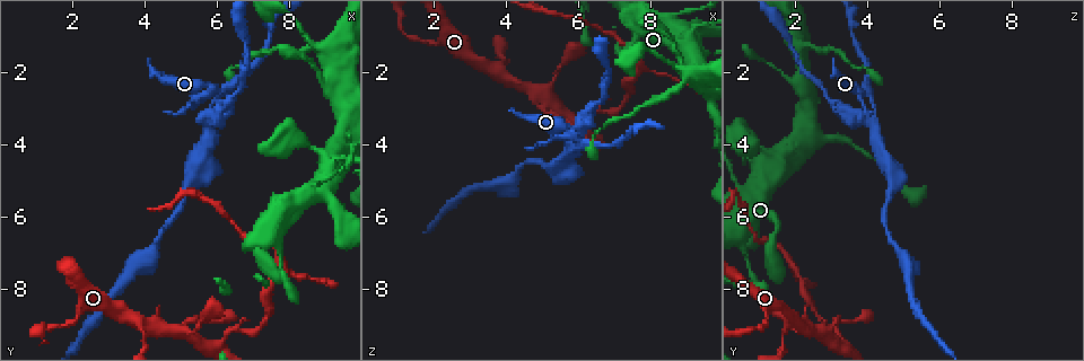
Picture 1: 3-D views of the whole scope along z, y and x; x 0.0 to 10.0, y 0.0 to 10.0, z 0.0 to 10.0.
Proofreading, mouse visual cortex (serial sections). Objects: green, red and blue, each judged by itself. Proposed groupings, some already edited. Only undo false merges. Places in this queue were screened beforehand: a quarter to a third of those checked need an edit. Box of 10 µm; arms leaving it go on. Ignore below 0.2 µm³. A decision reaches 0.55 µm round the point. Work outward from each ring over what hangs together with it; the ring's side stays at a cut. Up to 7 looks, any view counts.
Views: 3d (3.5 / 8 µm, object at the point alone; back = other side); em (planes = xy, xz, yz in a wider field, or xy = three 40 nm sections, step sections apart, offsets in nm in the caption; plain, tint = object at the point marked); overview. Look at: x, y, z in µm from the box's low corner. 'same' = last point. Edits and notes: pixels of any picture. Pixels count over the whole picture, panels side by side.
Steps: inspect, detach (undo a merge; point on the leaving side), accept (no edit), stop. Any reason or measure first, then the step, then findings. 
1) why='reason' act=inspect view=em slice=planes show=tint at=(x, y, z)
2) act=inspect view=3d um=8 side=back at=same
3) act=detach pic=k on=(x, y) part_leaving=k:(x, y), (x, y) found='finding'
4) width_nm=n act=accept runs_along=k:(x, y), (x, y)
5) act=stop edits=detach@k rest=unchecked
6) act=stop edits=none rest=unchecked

why='a narrow waist' act=inspect view=3d um=3.5 at=(5.90, 3.25, 4.20)

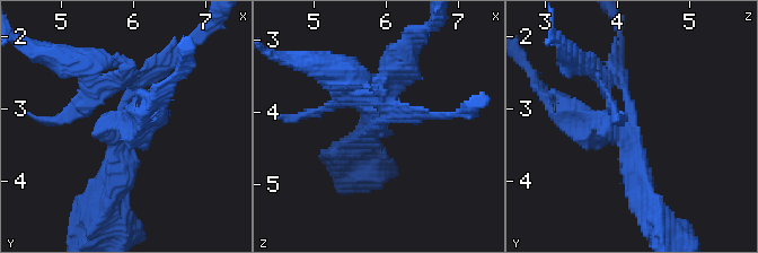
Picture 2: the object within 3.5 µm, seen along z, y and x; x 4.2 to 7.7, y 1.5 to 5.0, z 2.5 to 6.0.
act=inspect view=em slice=planes show=tint at=(5.90, 3.30, 4.10)

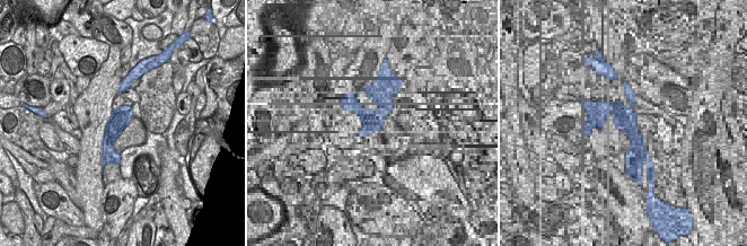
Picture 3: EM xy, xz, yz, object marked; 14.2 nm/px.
width_nm=280 act=accept runs_along=2:(601, 77), (627, 94), (644, 198) found='one cell here'

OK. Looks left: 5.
why='three-way junction' act=inspect view=3d um=3.5 at=(3.80, 8.85, 1.95)

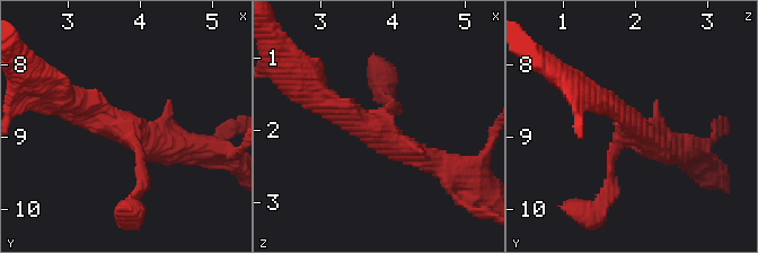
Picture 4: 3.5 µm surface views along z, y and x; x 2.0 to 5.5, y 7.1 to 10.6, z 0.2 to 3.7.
why='shape alone is not enough' act=inspect view=em slice=xy step=1 show=tint at=(3.80, 8.85, 2.00)

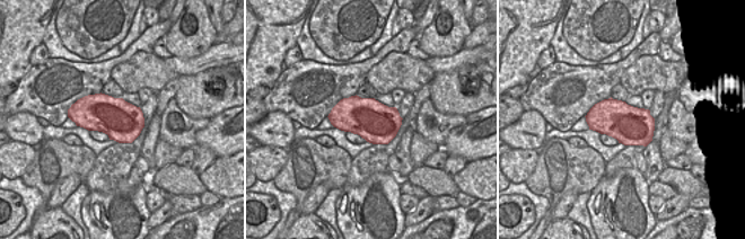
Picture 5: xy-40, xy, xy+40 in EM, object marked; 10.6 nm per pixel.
width_nm=440 act=accept runs_along=4:(317, 94), (400, 148), (439, 163) found='continuous, no second cell'

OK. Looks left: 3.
why='a narrow waist' act=inspect view=3d um=8 at=(6.70, 9.20, 3.10)

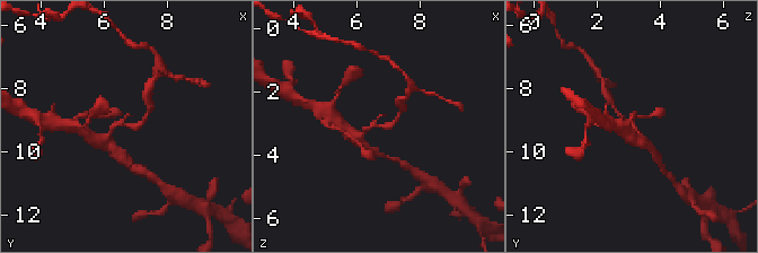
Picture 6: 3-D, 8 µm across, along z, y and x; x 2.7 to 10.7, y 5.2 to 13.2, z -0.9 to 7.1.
act=inspect view=3d um=3.5 at=same

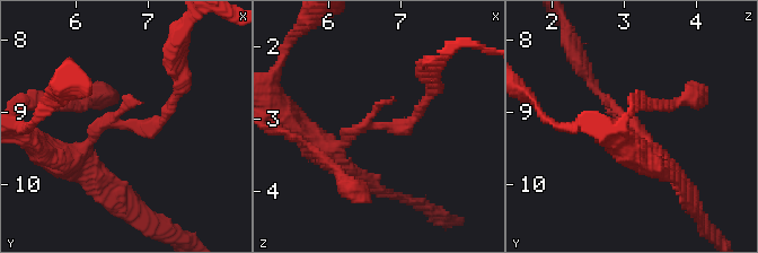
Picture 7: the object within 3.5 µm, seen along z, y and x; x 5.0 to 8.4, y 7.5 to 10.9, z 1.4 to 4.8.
why='need the tissue' act=inspect view=em slice=xy step=5 show=tint at=(6.70, 9.20, 3.10)

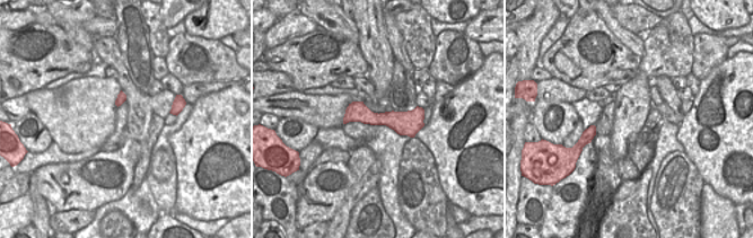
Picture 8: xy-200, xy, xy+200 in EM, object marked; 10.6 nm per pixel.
act=detach pic=7 on=(419, 113) part_leaving=7:(381, 127), (413, 120), (433, 92), (423, 73) found='a second cell is stuck on'

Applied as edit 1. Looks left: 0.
act=stop edits=detach@7 rest=unchecked

